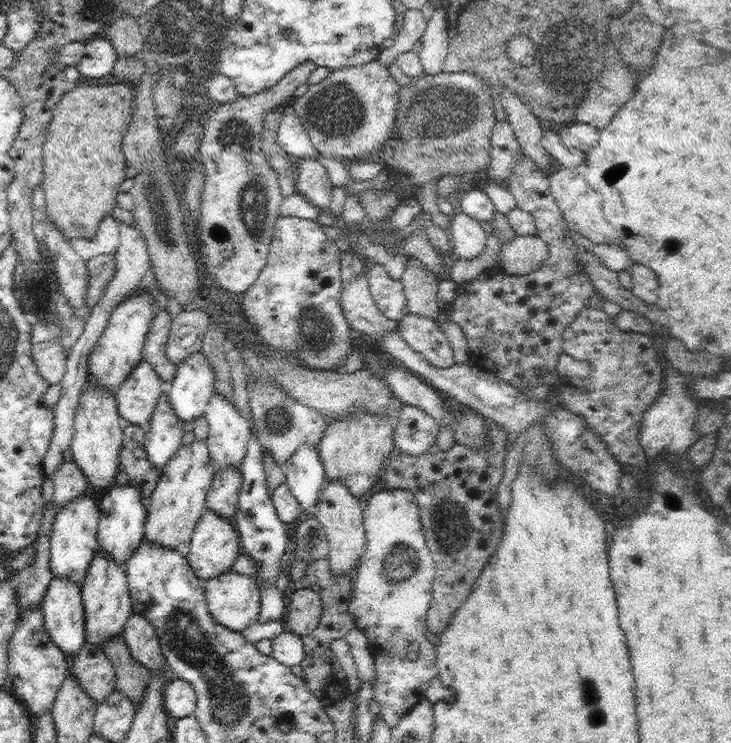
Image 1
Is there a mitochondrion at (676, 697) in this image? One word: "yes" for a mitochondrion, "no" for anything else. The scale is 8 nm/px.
no

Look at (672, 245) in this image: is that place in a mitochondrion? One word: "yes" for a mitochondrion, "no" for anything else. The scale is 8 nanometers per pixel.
yes

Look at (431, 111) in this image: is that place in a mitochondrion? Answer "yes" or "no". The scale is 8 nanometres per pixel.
yes

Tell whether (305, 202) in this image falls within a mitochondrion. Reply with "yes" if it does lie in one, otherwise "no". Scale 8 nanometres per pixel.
no

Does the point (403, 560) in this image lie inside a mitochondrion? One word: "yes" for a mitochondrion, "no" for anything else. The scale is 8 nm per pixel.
yes

